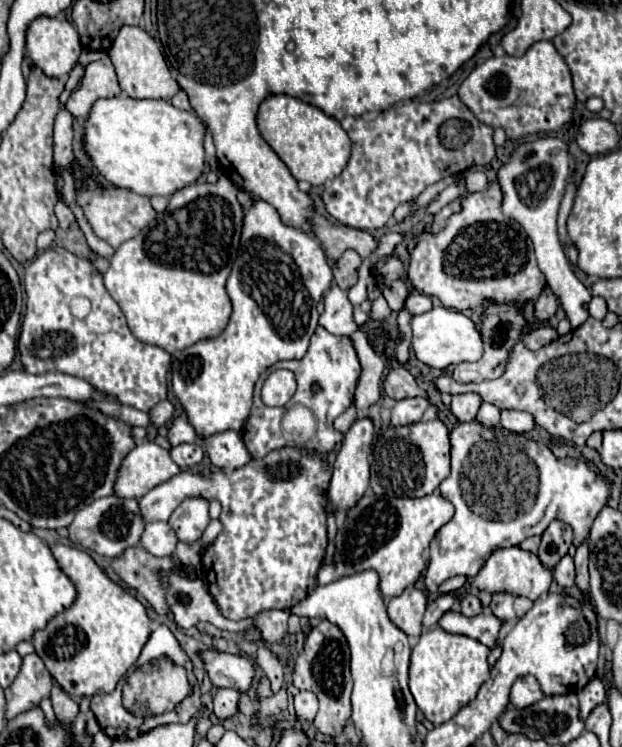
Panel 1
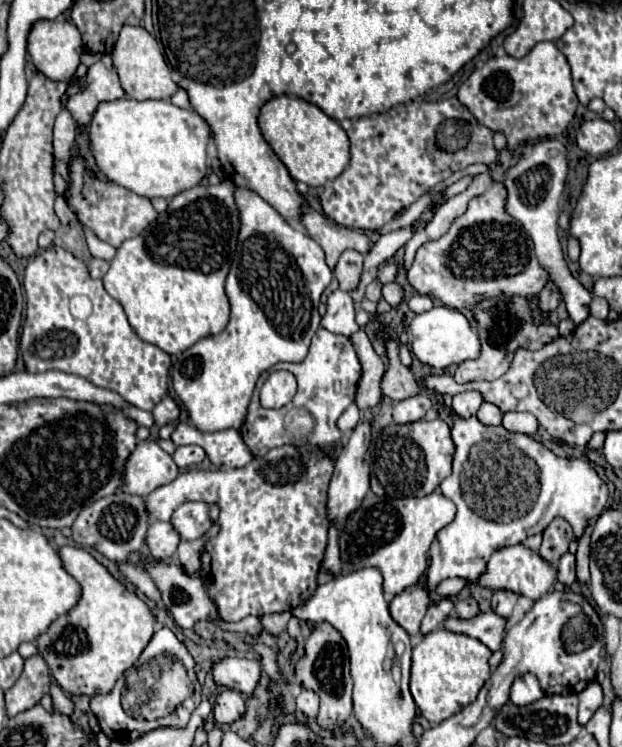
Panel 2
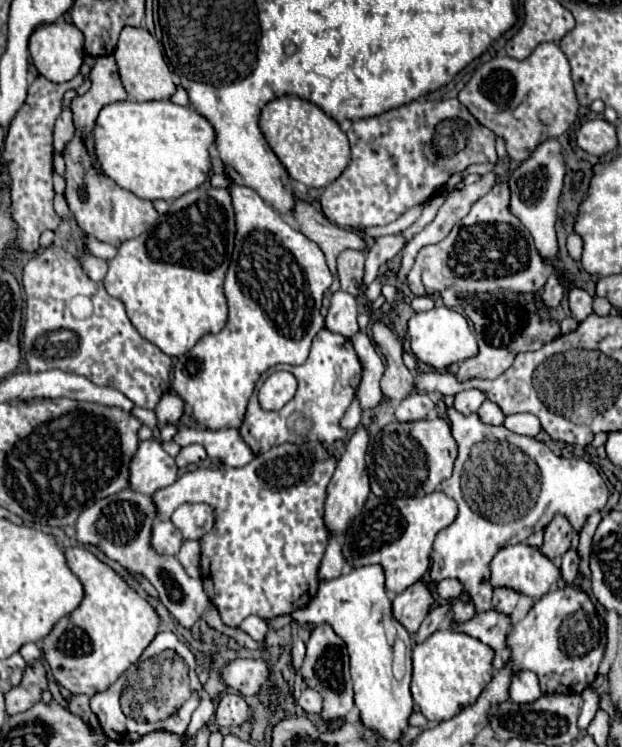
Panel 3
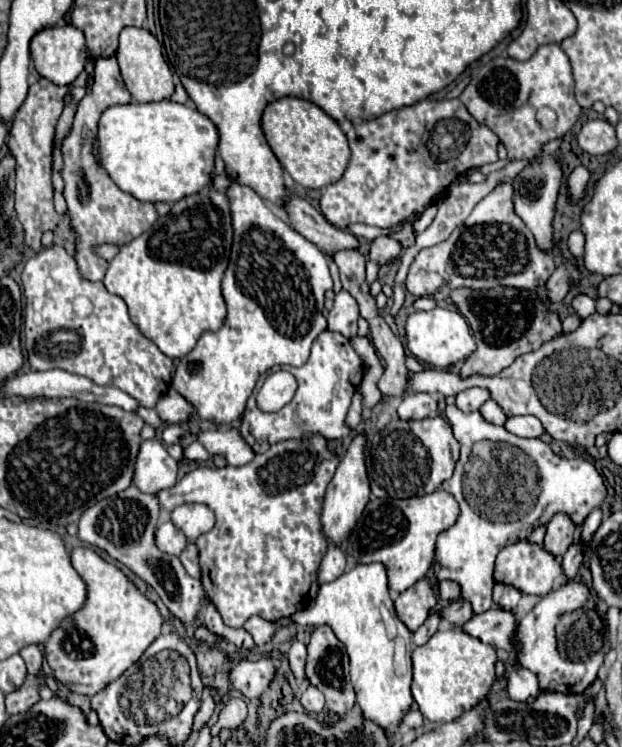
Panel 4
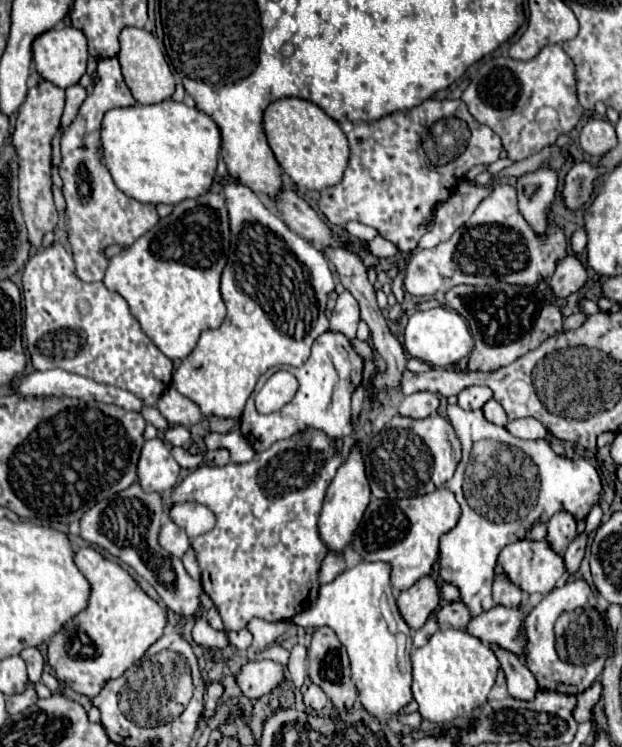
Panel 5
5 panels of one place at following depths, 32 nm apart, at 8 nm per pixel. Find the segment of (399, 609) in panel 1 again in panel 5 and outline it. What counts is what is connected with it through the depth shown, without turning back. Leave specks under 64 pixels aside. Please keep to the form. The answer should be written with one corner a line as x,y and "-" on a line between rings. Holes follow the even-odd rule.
432,576
420,578
414,586
400,592
398,596
400,614
412,630
418,630
428,620
428,616
432,616
438,604
440,604
440,588

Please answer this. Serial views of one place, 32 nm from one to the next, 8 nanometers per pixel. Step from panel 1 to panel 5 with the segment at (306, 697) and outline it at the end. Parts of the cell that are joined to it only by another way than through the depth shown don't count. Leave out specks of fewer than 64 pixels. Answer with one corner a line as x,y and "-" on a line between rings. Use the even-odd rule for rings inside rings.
316,684
308,686
306,694
304,694
304,704
314,708
314,710
322,710
328,704
328,696
324,696
324,690

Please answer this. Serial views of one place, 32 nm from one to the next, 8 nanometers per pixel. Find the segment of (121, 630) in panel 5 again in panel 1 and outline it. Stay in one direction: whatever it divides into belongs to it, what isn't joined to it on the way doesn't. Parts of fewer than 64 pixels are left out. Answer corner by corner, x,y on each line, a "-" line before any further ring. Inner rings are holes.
64,544
50,548
62,572
76,584
78,596
68,610
52,618
44,630
34,634
36,654
44,660
52,678
70,696
112,692
116,682
138,660
148,636
152,634
148,610
130,592
112,582
88,552

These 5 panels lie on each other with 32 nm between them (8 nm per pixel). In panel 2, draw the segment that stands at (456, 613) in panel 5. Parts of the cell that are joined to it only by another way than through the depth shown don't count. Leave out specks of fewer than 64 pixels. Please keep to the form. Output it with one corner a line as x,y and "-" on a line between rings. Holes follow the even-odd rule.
464,598
464,600
456,600
454,602
454,614
460,616
462,620
474,618
478,614
478,604
474,598

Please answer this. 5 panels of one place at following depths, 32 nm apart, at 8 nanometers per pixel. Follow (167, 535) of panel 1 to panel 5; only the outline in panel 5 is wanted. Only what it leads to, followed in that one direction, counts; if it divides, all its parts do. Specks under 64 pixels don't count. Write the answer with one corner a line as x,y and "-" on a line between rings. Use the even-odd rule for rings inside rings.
164,522
162,530
160,530
160,544
164,550
168,550
170,554
182,558
188,550
190,550
190,538
182,528
176,528
176,524
172,522

